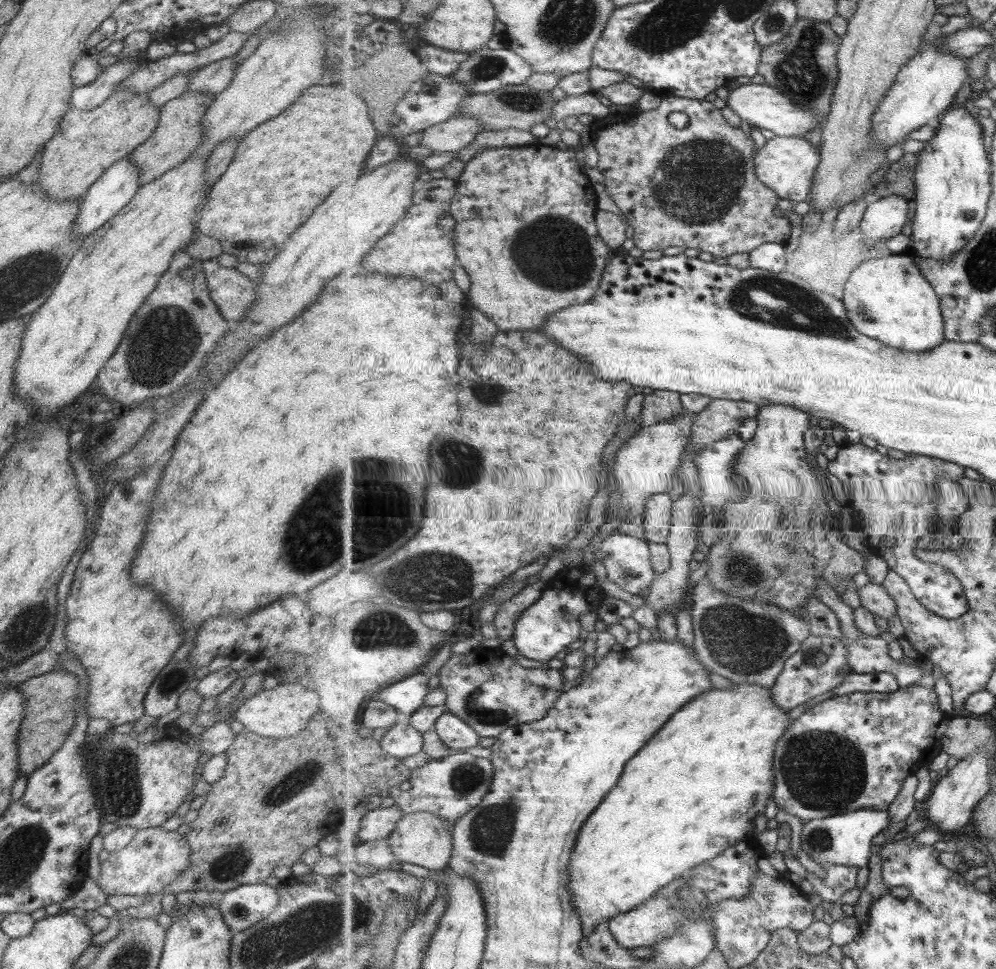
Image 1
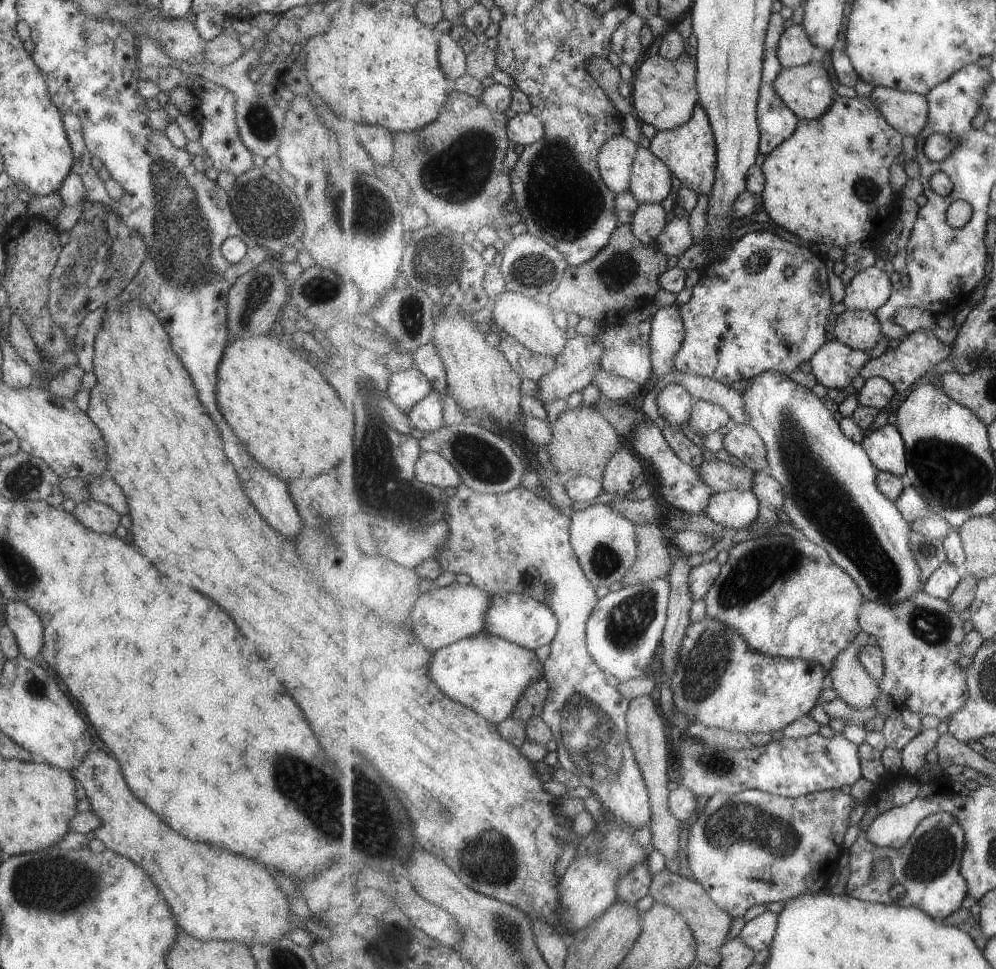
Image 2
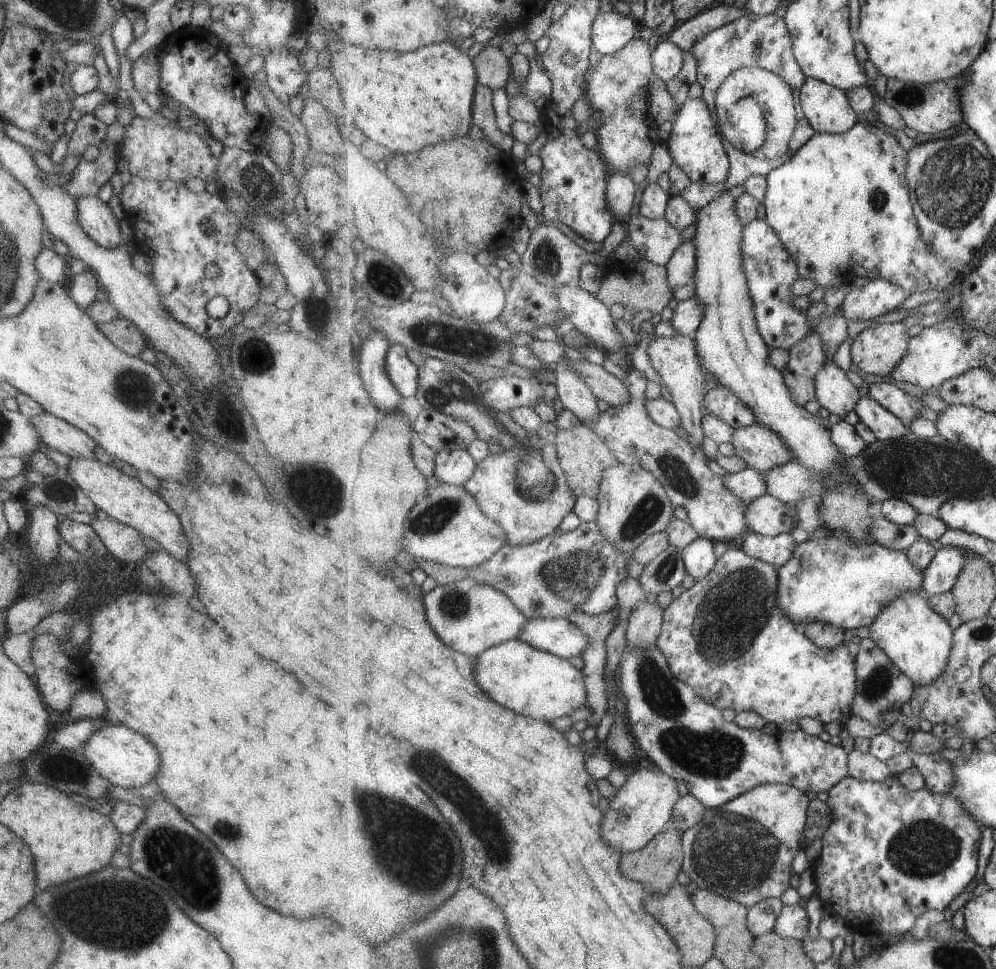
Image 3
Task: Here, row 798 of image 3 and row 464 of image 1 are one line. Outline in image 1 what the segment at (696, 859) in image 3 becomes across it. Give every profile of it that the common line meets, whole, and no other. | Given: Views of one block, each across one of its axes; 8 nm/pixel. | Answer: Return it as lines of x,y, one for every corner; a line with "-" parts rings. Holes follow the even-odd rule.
772,405
761,408
756,419
758,420
758,430
755,436
743,447
743,450
738,454
738,457
734,462
734,473
738,476
738,483
744,492
744,497
736,503
731,503
727,505
722,510
722,527
720,530
723,532
718,532
720,536
720,541
711,547
709,552
705,552
705,560
710,566
705,575
709,579
710,585
715,590
720,590
725,594
730,594
731,596
738,596
739,598
744,598
745,600
760,600
761,602
770,602
770,604
776,604
779,606
781,611
789,611
789,613
799,613
803,607
806,606
808,600
817,596
818,594
818,580
820,576
824,578
841,596
847,594
851,582
853,582
853,576
857,572
864,572
865,570
865,559
862,554
851,548
849,544
845,541
845,536
839,535
837,533
838,529
833,527
833,514
827,506
827,501
823,498
825,496
825,490
821,486
821,480
813,474
811,466
809,466
809,455
806,450
806,440
804,439
804,432
812,426
809,422
809,417
807,413
795,409
790,405

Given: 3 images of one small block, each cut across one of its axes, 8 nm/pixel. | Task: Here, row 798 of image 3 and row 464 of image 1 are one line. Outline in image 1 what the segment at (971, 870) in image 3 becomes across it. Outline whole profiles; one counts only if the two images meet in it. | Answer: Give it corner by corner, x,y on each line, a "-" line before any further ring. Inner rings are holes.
846,444
839,448
837,456
828,462
828,472
835,475
845,488
848,503
859,514
859,528
868,535
872,553
883,557
890,569
898,572
909,584
911,592
917,597
925,609
935,613
939,618
953,621
964,616
969,611
970,600
966,595
966,588
959,577
951,572
945,565
921,560
915,554
918,540
927,533
937,533
940,530
940,492
938,484
942,478
947,480
961,480
965,476
965,467
951,461
936,459
923,455
909,455
906,459
895,459
893,456
885,456
877,450
865,444

